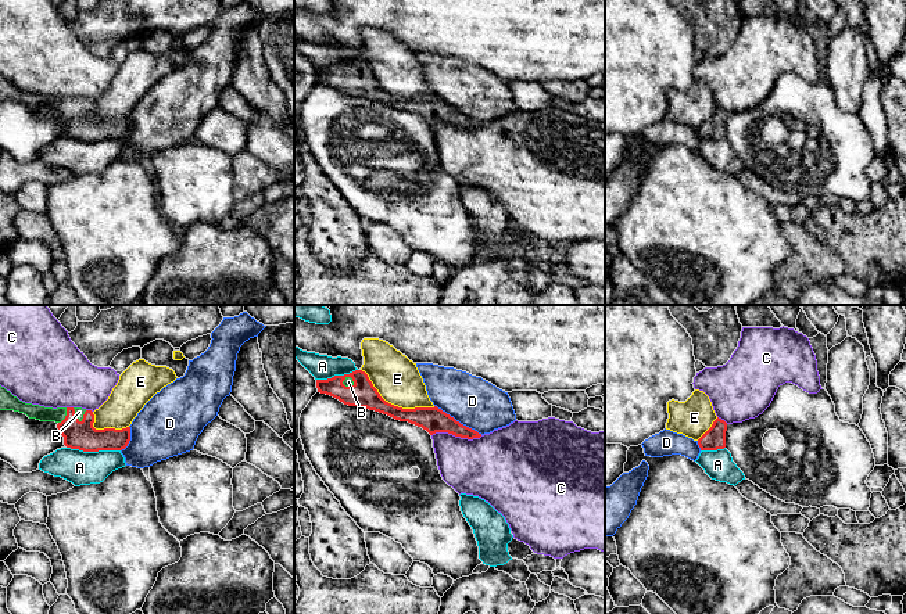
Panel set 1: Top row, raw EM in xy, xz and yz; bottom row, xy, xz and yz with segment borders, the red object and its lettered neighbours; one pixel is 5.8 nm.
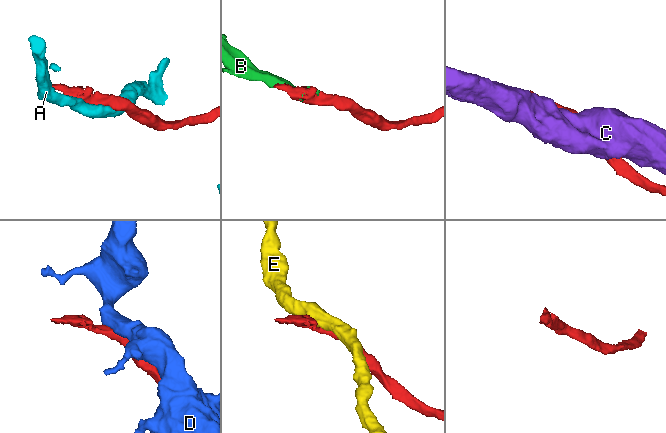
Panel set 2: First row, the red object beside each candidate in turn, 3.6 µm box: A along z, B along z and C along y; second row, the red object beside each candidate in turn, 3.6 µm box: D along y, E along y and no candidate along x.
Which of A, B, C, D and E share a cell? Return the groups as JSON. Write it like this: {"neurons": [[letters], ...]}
{"neurons": [["A"], ["B"], ["C"], ["D"], ["E"]]}

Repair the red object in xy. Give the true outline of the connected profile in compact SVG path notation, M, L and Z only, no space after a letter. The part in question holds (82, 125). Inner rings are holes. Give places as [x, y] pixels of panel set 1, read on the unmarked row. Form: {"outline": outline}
{"outline": "M0 75L0 100L14 100L40 111L55 111L64 134L83 141L122 140L130 130L130 116L96 119L94 104L82 97L44 97L25 93Z"}

